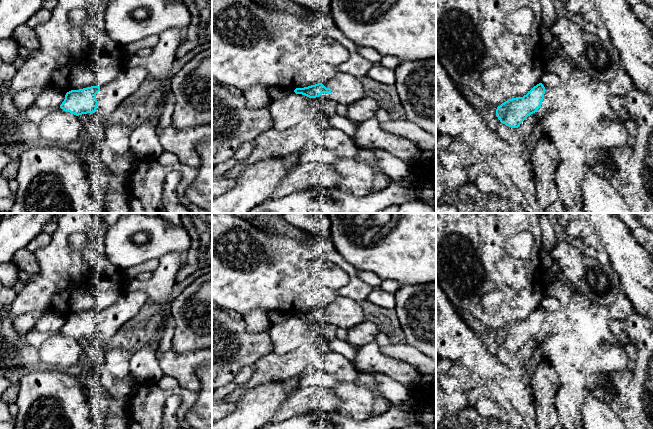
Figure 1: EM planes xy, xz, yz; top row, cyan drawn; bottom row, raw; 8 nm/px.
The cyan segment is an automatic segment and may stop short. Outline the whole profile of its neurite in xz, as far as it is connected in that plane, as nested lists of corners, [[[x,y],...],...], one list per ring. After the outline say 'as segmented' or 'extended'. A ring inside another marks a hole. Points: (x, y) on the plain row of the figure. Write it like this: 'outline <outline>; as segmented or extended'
outline [[[337,296],[329,305],[304,312],[296,312],[294,316],[309,322],[320,320],[347,330],[366,321],[361,302],[344,296]]]; extended

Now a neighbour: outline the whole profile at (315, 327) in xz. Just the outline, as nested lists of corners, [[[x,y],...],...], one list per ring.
[[[322,321],[311,322],[310,329],[313,334],[319,334],[319,332],[325,329],[329,324]]]

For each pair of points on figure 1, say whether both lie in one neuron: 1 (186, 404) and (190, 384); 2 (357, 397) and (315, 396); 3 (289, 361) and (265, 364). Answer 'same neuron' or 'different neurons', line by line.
1: different neurons
2: different neurons
3: same neuron

